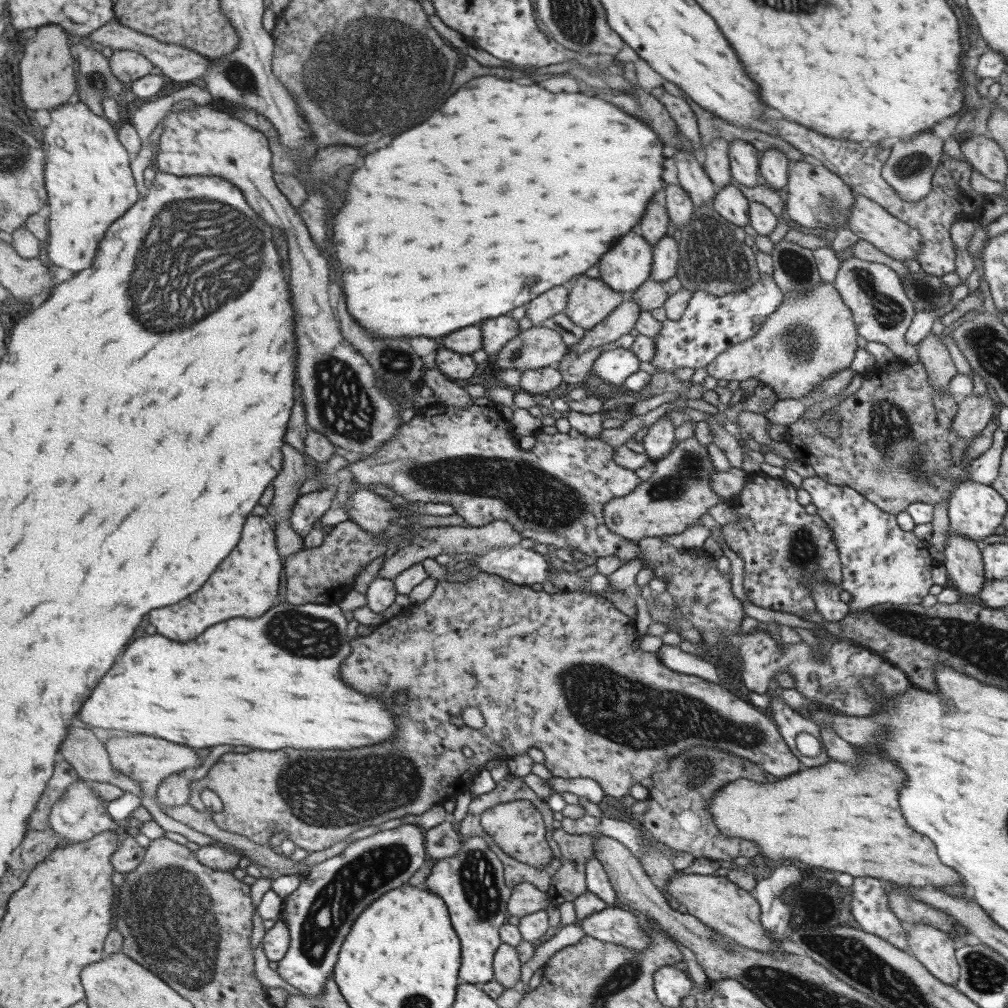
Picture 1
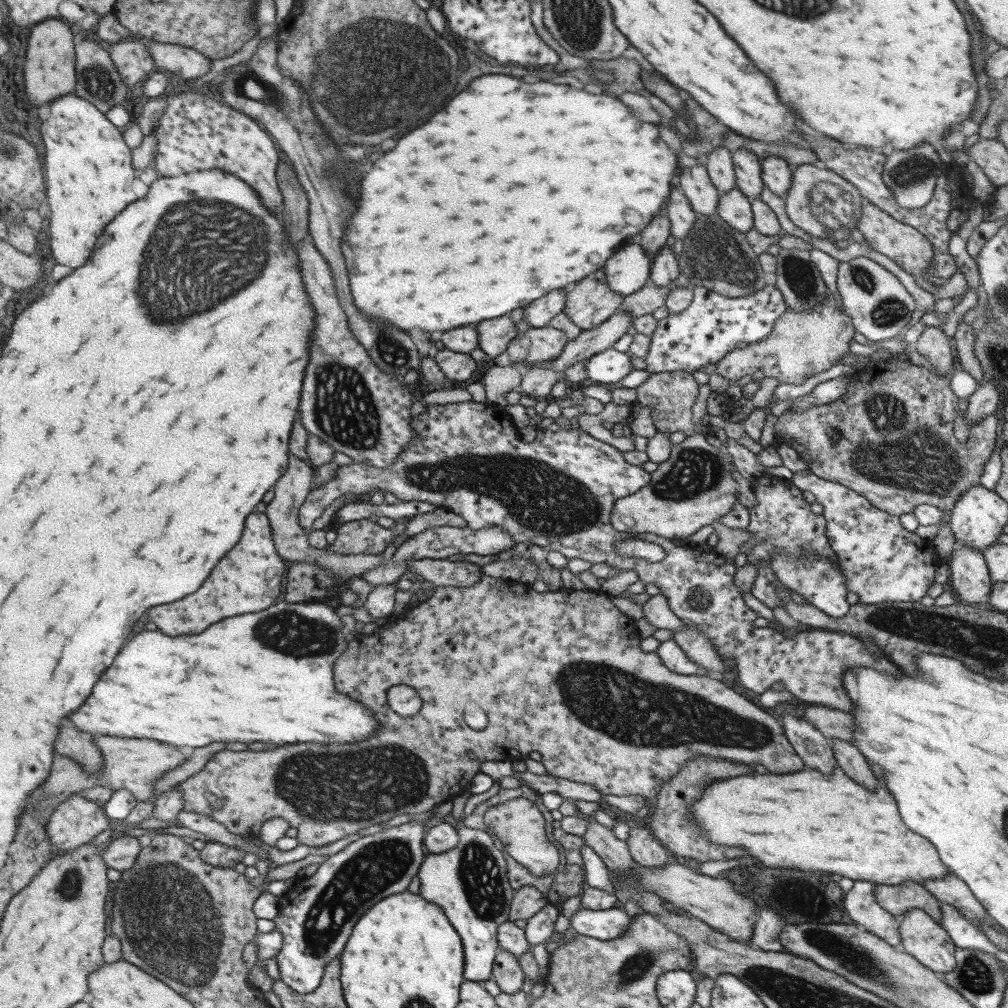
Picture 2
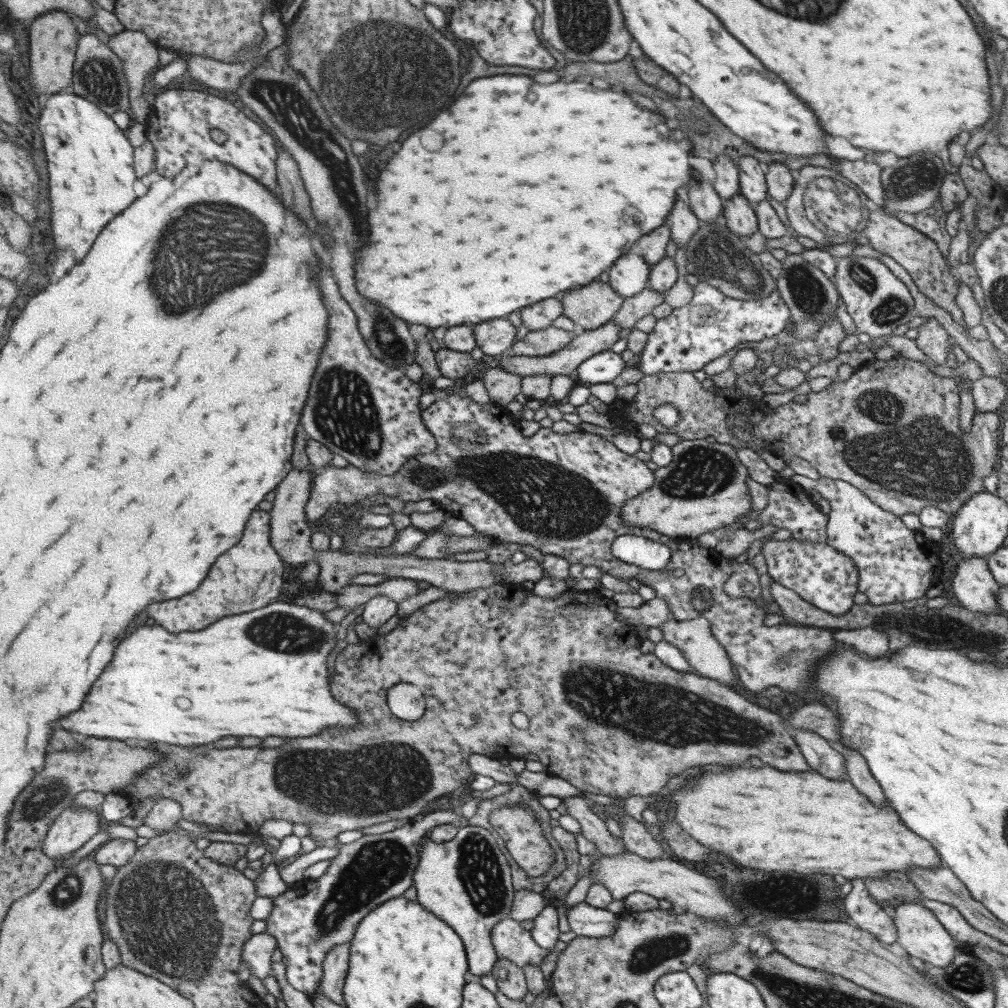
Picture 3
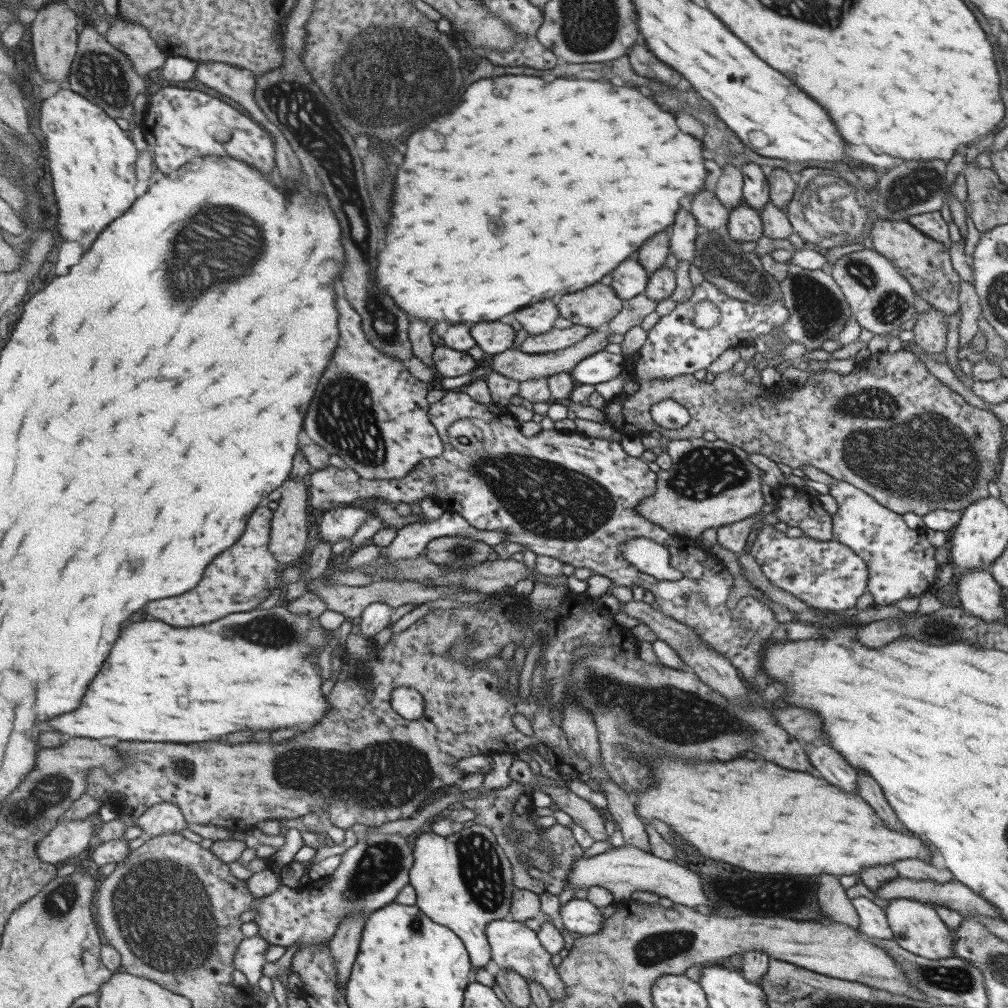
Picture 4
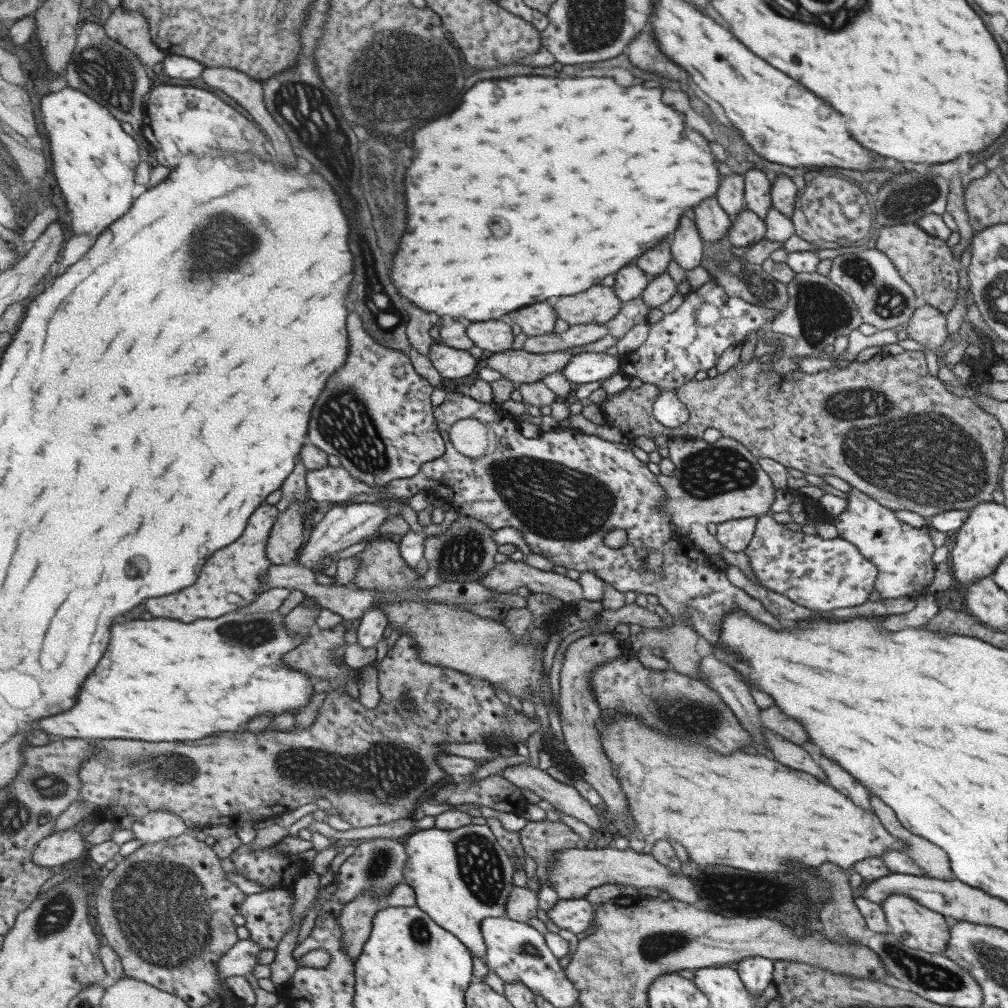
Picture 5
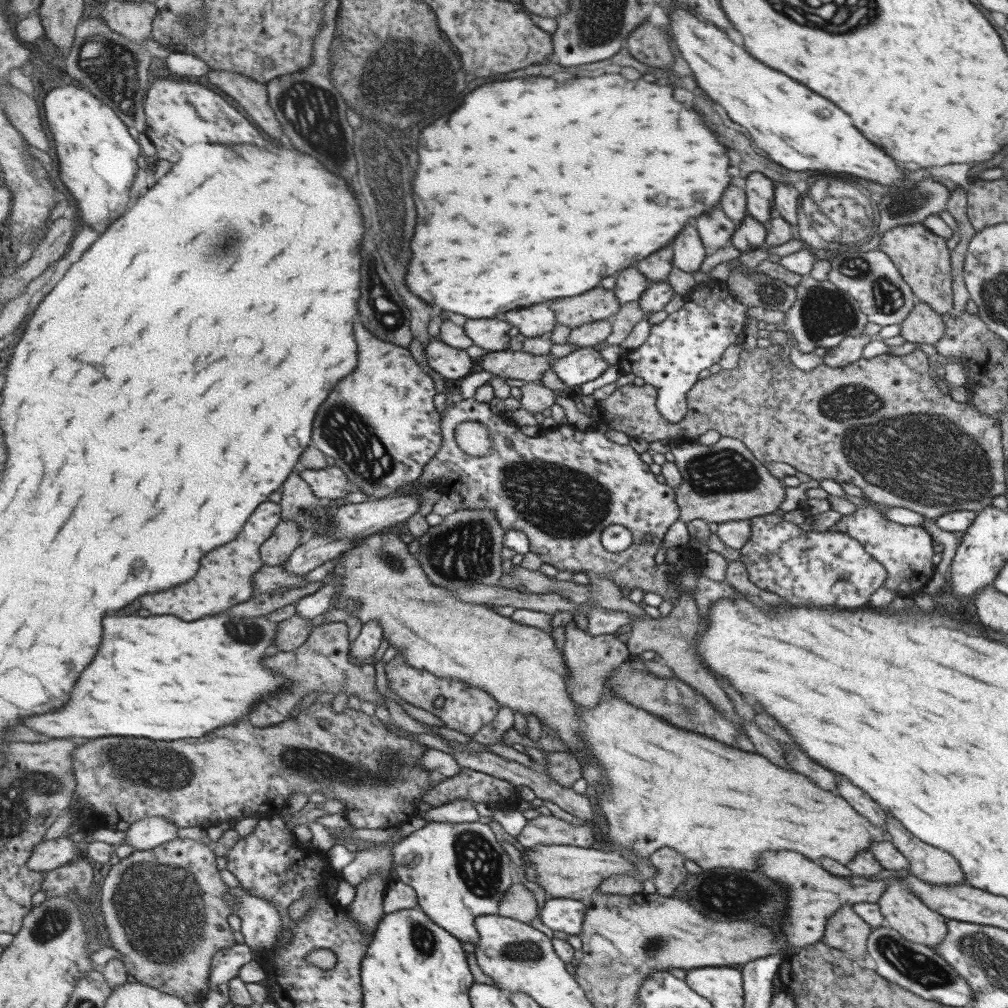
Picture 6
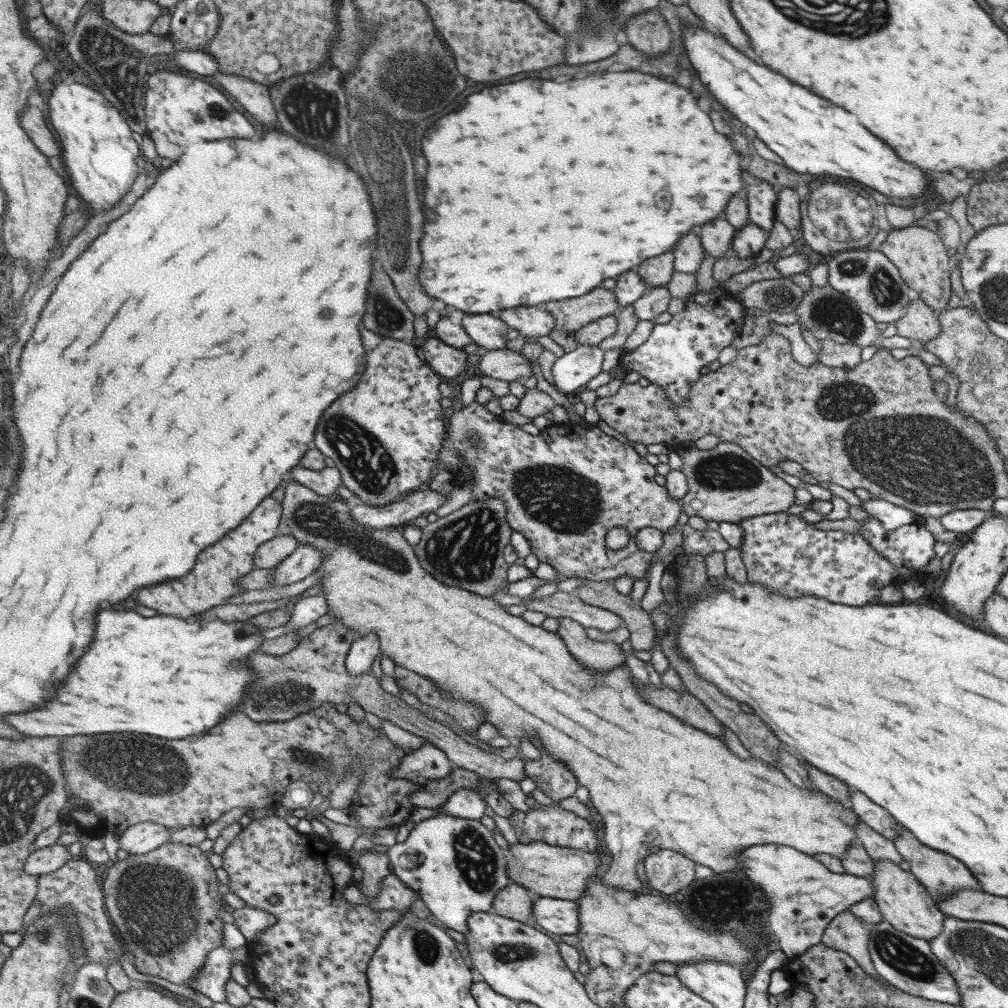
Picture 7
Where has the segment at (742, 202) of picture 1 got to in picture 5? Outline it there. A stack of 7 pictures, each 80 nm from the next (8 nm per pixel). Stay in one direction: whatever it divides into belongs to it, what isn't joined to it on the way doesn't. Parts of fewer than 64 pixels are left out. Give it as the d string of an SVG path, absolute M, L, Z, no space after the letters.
M744 208L737 214L735 220L732 220L732 225L725 234L725 238L732 246L749 247L764 238L765 229L764 220Z

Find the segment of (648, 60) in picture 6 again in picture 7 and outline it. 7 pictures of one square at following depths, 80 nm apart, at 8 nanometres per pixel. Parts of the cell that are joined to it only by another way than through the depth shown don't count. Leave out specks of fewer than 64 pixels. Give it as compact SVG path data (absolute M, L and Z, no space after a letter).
M655 10L641 12L635 18L631 16L631 20L627 20L624 28L631 48L647 55L648 58L651 55L667 52L671 43L664 19L653 12Z

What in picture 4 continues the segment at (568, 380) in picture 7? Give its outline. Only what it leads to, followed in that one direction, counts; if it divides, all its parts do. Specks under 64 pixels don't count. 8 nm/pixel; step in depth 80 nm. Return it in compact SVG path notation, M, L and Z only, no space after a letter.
M601 350L582 358L569 373L577 385L594 385L615 378L626 370L626 364L621 353Z

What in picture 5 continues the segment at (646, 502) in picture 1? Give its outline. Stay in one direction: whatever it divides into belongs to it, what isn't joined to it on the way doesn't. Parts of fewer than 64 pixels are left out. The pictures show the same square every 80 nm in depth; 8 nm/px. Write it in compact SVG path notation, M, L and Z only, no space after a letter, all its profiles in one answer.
M720 437L713 443L707 443L701 438L671 438L666 446L668 459L674 464L674 469L671 474L660 473L655 477L665 496L665 501L657 504L655 510L667 516L670 526L677 528L681 534L687 536L693 524L717 525L739 518L759 517L770 510L776 490L767 473L758 465L758 460L740 442L727 437Z

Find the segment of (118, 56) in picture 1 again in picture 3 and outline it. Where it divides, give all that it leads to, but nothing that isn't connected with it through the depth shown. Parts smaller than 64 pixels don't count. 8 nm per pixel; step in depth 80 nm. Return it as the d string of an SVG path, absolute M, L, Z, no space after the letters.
M125 29L110 37L108 45L121 57L121 68L129 79L131 112L136 123L145 123L153 107L143 96L145 80L161 67L160 47L147 38L145 32Z

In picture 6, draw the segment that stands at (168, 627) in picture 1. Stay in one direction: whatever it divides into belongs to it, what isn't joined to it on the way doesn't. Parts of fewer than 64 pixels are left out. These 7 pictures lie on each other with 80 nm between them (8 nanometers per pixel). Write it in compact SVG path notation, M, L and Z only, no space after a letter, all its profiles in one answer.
M269 501L261 504L235 542L215 548L215 552L209 552L203 558L195 580L167 592L143 595L139 598L141 606L155 616L173 615L186 622L195 622L204 617L223 615L236 604L251 600L253 594L260 592L254 585L254 574L266 565L262 559L262 546L274 535L280 523L281 504Z

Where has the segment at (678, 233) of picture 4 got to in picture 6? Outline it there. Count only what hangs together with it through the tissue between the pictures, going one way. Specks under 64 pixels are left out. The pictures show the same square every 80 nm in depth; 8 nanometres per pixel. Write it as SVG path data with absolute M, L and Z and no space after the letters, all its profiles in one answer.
M689 224L673 240L673 244L669 245L672 250L672 266L683 272L693 273L697 271L707 253L699 240L697 231Z

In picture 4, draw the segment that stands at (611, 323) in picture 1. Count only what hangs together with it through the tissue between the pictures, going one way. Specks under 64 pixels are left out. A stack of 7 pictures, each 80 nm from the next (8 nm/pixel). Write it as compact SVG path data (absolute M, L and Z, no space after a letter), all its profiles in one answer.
M606 327L595 329L587 336L583 336L579 342L572 344L571 347L543 354L527 354L521 352L519 349L509 349L493 356L490 366L497 372L503 374L503 376L511 378L511 380L516 380L517 382L546 378L558 372L569 373L573 366L575 366L582 358L603 350L603 347L607 344L606 340L609 333L610 332L606 330Z

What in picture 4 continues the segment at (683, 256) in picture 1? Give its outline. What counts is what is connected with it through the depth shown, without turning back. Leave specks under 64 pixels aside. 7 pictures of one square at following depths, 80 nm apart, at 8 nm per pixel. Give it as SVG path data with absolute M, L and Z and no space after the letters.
M726 225L720 226L717 230L705 230L699 226L690 264L700 270L705 282L713 284L728 297L735 297L751 304L771 304L774 300L784 299L779 290L779 283L763 270L757 256L752 252L743 252L741 243L729 238Z

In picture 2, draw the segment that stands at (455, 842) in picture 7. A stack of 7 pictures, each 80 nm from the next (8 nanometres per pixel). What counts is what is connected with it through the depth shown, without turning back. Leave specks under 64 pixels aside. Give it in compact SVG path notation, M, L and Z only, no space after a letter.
M457 826L459 844L444 853L427 853L418 878L420 894L438 904L462 936L466 952L466 981L485 982L494 975L495 960L501 950L498 930L510 920L513 888L507 878L507 860L495 846L493 834L488 830Z

